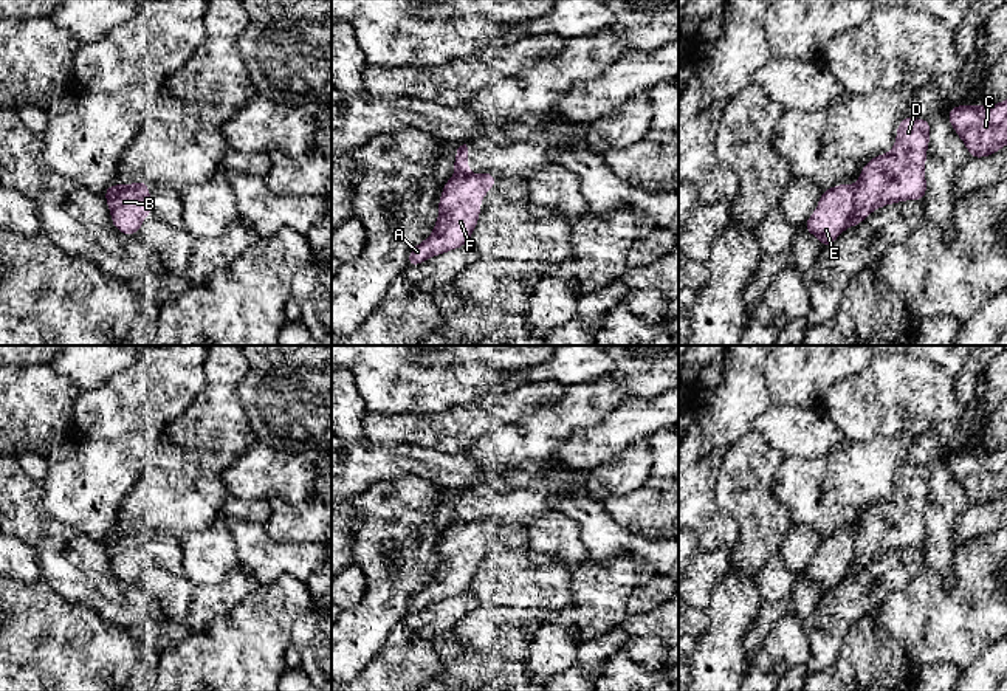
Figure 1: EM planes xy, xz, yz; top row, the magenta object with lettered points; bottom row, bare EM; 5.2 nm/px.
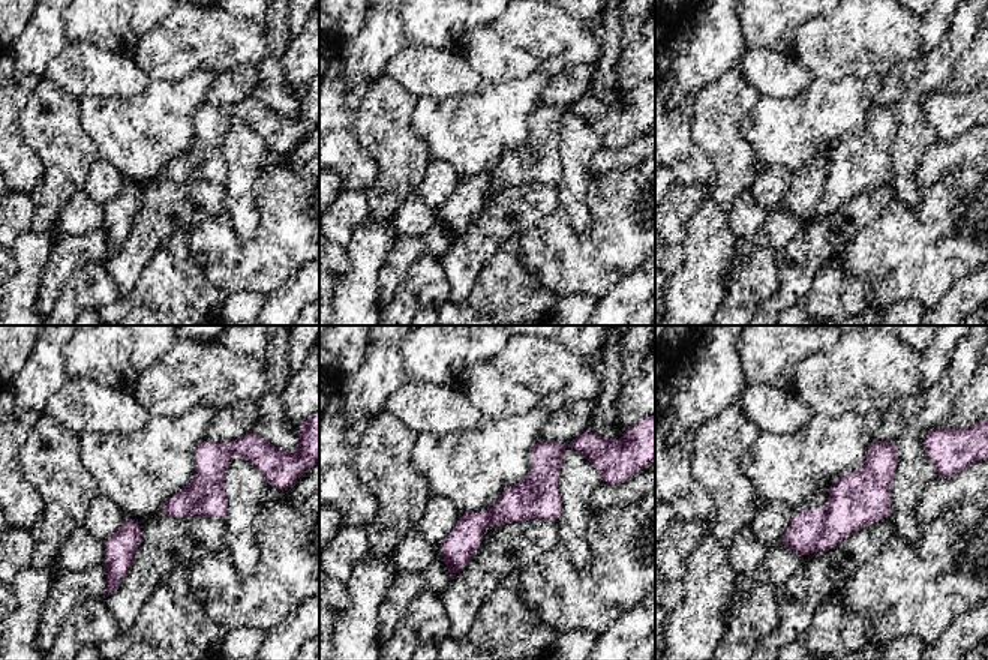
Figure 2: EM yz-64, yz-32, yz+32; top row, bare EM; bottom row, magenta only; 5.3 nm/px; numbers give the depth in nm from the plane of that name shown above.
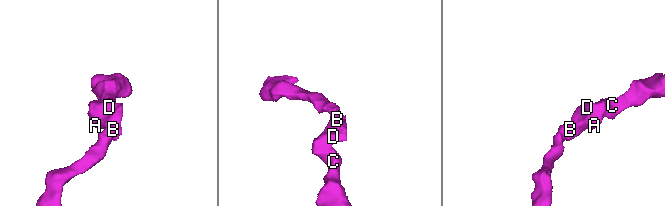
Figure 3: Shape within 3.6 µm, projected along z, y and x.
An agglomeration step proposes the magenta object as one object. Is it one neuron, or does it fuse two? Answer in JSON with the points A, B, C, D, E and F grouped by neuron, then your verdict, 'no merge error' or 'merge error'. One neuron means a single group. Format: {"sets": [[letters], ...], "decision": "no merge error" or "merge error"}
{"sets": [["A", "B", "C", "D", "F"], ["E"]], "decision": "merge error"}

